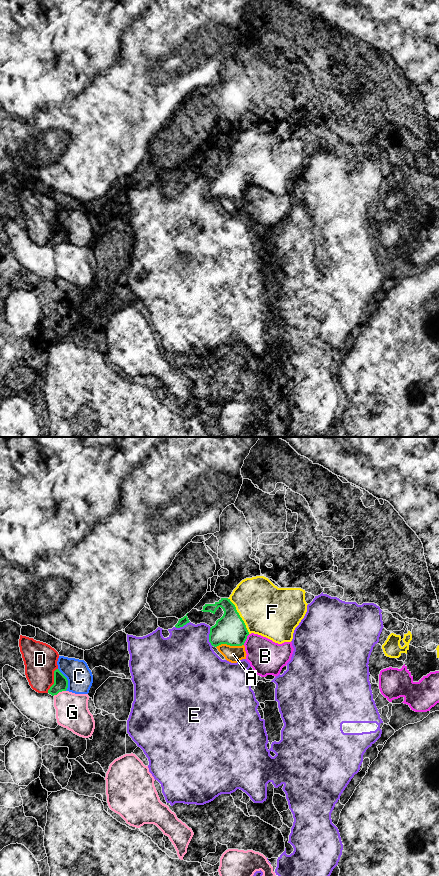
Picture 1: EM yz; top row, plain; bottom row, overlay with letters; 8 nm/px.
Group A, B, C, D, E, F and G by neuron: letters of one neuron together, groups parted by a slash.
A B / C / D / E / F / G

